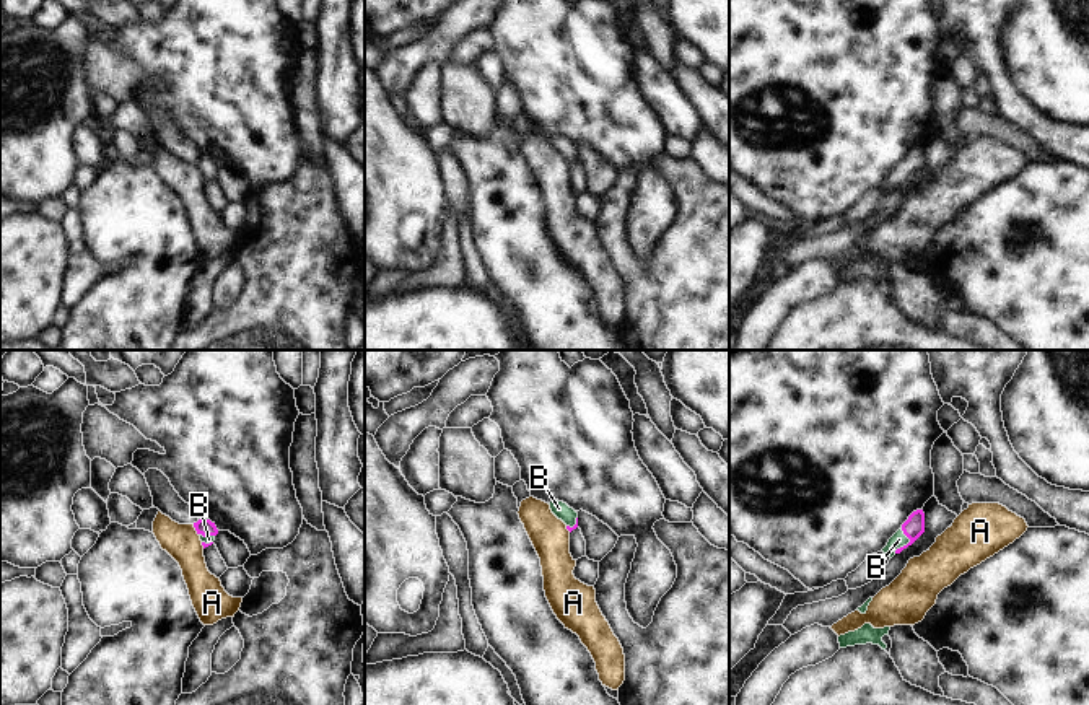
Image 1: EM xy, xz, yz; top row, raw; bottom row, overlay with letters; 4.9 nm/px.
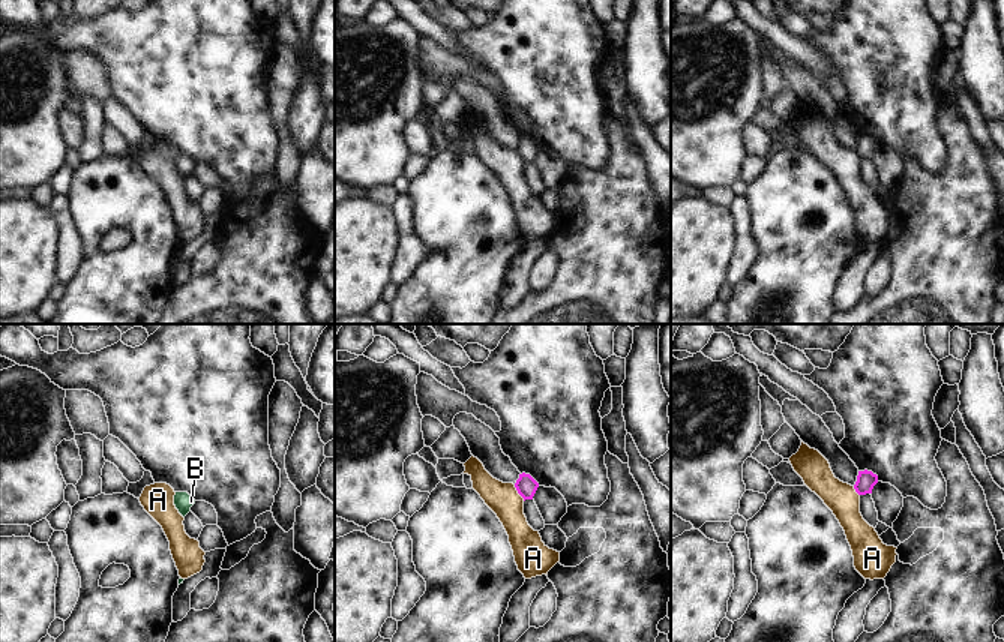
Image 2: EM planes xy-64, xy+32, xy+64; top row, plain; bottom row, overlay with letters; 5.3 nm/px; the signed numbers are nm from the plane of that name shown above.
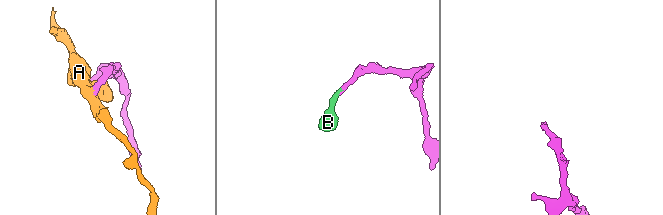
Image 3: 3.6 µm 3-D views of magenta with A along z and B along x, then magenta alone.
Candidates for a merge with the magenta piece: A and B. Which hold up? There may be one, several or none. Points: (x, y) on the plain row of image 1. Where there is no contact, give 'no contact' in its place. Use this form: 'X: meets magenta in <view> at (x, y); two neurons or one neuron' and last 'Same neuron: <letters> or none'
A: meets magenta in xy at (196, 165); two neurons
B: meets magenta in yz at (909, 178); one neuron
Same neuron: B

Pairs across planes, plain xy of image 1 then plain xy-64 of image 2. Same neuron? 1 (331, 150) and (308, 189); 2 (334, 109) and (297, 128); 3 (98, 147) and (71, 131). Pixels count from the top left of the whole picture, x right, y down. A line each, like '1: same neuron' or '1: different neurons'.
1: same neuron
2: same neuron
3: same neuron

